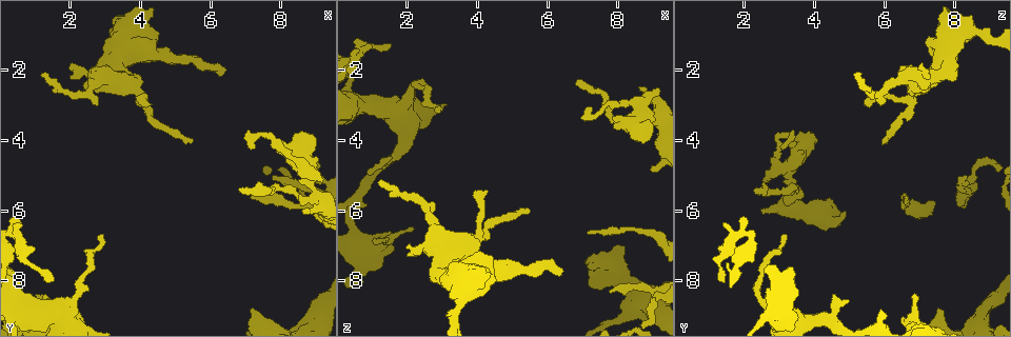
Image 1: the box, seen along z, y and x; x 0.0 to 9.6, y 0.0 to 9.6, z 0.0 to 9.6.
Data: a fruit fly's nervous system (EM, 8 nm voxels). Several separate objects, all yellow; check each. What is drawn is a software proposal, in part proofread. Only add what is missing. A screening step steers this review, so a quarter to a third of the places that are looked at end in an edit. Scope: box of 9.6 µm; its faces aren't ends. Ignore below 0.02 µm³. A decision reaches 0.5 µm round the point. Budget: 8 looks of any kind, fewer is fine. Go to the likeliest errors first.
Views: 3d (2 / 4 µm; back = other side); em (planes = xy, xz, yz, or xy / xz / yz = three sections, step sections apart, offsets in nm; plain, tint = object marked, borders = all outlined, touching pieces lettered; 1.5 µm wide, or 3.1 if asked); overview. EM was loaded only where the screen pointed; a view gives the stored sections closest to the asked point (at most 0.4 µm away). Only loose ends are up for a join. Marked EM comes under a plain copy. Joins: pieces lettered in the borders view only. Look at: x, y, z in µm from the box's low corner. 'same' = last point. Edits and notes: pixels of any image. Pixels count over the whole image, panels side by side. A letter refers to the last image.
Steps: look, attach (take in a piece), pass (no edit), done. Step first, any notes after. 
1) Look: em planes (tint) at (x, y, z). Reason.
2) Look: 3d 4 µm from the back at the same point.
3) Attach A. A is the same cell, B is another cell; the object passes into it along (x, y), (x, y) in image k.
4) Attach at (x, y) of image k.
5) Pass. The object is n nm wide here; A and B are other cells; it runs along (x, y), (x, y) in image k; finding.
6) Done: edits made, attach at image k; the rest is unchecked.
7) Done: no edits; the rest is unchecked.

Look: em planes (tint) at (1.15, 2.10, 5.10).

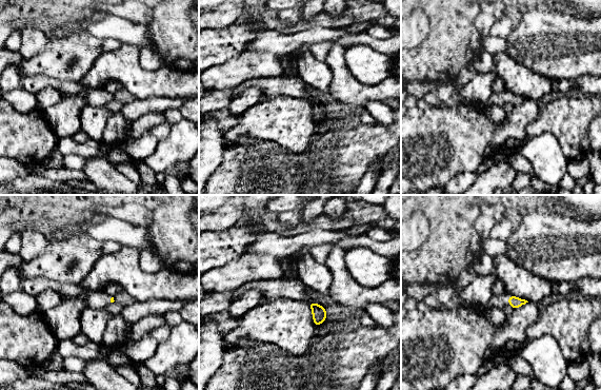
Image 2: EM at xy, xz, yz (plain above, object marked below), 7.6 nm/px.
Look: em planes (borders) at the same point.

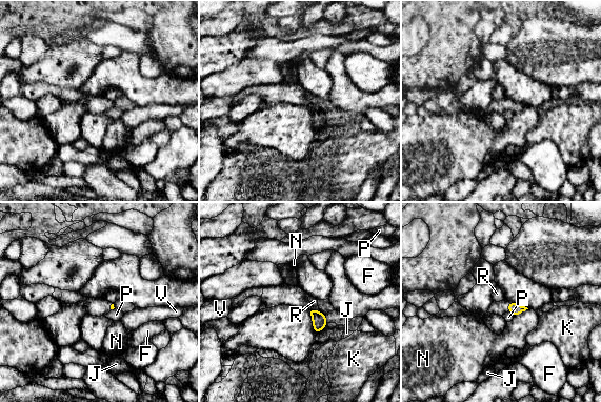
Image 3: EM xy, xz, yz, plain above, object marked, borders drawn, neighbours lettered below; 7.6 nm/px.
Pass. F, J, K, N, P, R and V are other cells; a border runs along (312, 306), (319, 312) in image 3; none of them fits.

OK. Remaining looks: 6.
Look: em planes (tint) at (7.90, 4.25, 3.65). An open end.

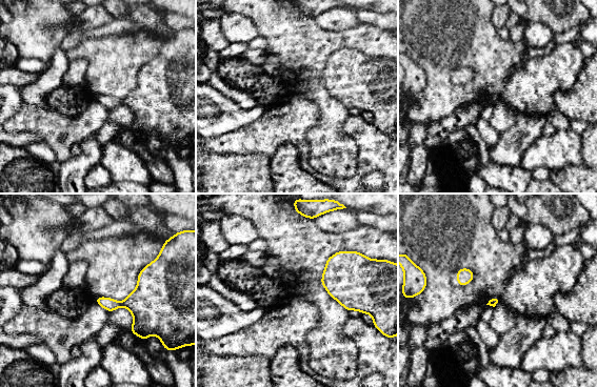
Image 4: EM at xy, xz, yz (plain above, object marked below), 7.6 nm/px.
Look: em planes (borders) at the same point. See the neighbours.

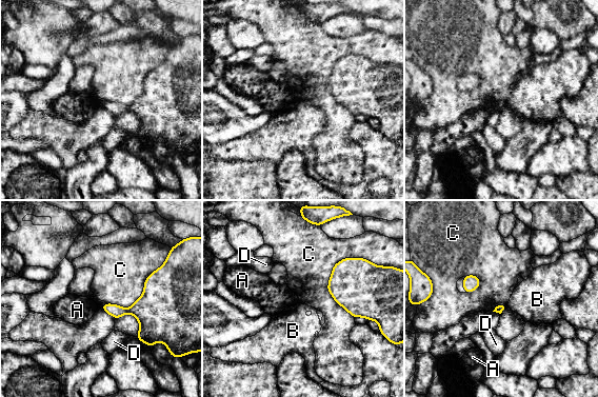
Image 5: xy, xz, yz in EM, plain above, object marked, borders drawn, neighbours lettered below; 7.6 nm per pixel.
Pass. A, B, C and D are other cells; a border runs along (347, 256), (327, 291), (354, 318) in image 5; no lettered piece goes on from it.

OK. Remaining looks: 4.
Look: 3d 4 µm at (1.05, 8.40, 6.85). Branch stops here.

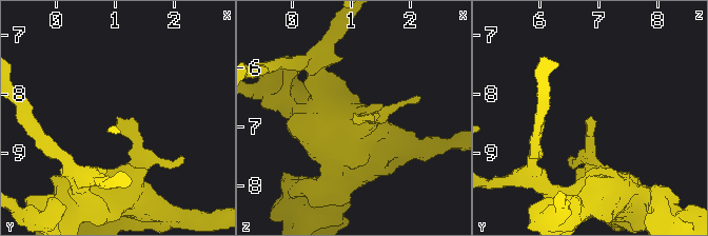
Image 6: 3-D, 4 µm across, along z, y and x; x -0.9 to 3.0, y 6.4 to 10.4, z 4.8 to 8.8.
Look: em planes (borders) at (1.05, 8.40, 6.85). Need the tissue.

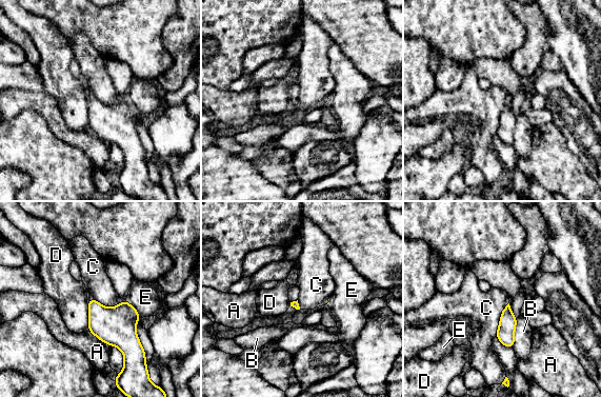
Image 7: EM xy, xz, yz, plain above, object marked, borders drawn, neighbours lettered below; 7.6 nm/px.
Pass. A, B, C, D and E are other cells; a border runs along (508, 302), (502, 311), (496, 336) in image 7; none of them fits.

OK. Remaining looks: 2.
Done: no edits; the rest is unchecked.

